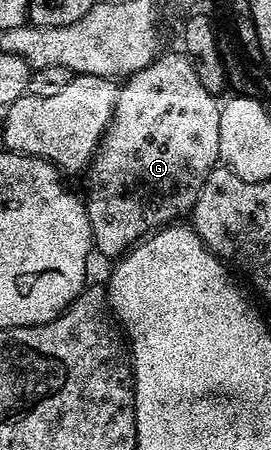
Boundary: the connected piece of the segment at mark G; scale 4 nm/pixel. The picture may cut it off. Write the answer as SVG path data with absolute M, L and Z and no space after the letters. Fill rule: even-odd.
M176 53L176 55L160 54L148 67L136 71L124 83L127 84L118 88L115 96L115 110L109 125L105 129L103 138L99 141L99 148L95 150L95 157L89 164L91 180L87 183L87 199L85 198L94 250L98 254L100 251L105 258L111 259L110 261L118 260L126 255L136 243L150 235L152 231L182 220L190 212L191 208L195 206L199 190L204 181L206 181L207 175L210 171L214 171L219 163L219 130L221 129L219 109L221 103L216 96L209 93L209 89L204 89L201 86L201 81L197 81L197 73L193 73L193 65L188 61L186 55L182 53Z

